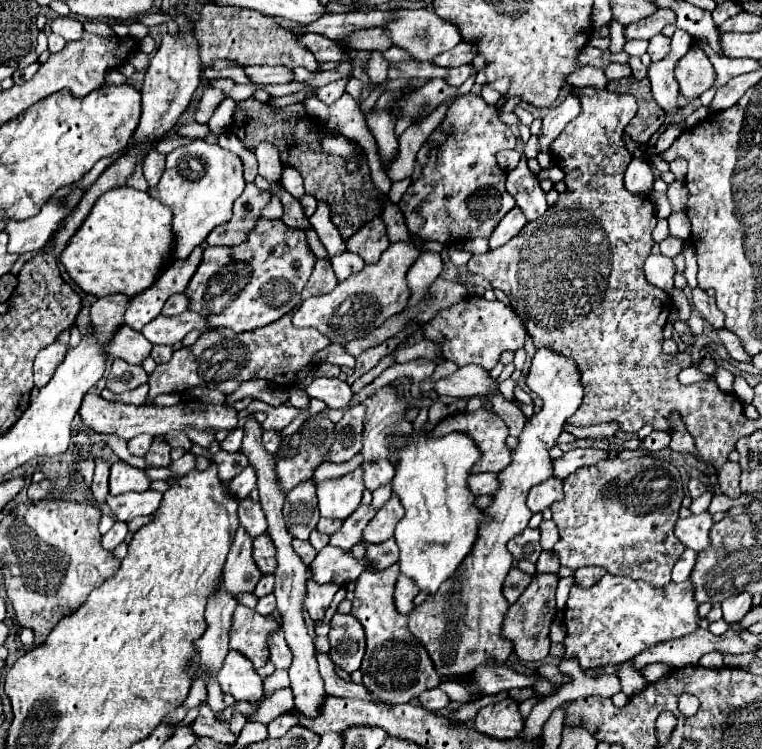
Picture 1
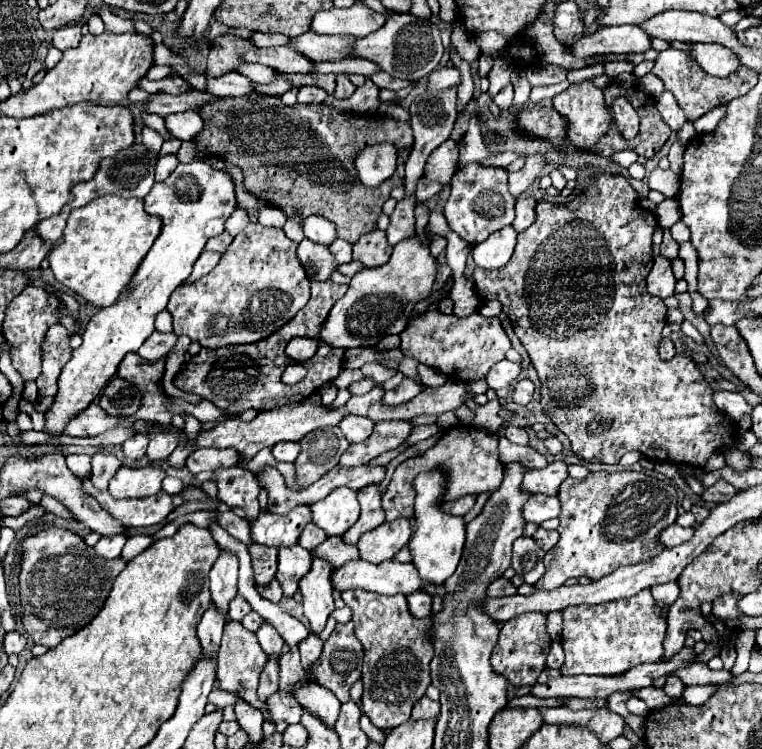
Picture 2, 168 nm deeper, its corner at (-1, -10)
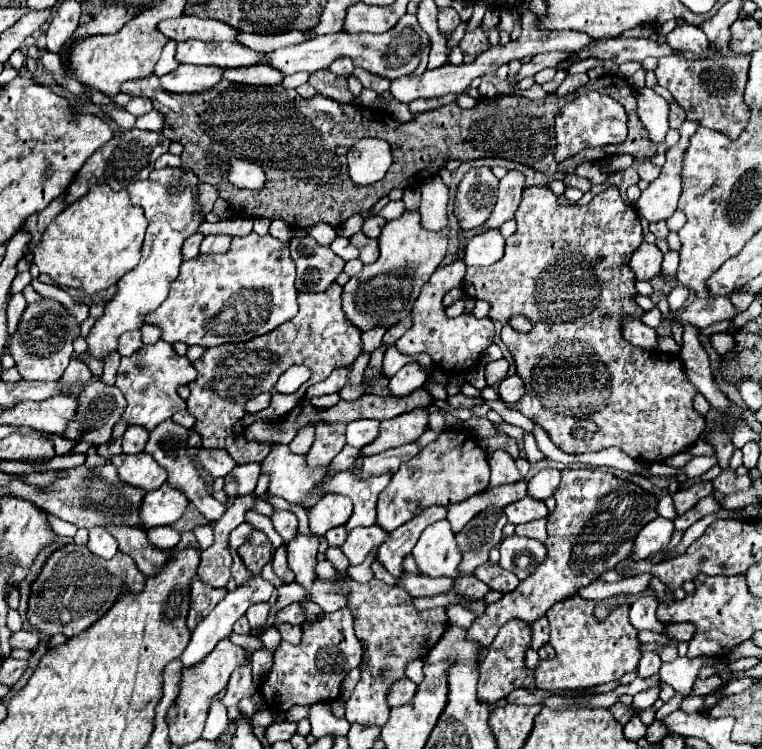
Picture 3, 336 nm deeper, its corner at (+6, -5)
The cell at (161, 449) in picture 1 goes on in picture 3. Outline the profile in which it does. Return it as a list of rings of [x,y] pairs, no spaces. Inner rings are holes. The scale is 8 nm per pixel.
[[[163,340],[151,346],[143,346],[141,350],[137,350],[137,354],[129,358],[121,358],[115,386],[121,388],[127,398],[127,410],[123,414],[123,420],[127,420],[129,424],[143,426],[147,432],[151,432],[157,424],[171,418],[175,412],[185,410],[185,400],[181,400],[177,388],[195,380],[195,376],[197,372],[191,362],[185,356],[177,356],[173,348]]]

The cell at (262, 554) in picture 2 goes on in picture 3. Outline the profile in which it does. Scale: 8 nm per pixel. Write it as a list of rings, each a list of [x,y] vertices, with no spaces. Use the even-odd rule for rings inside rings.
[[[253,530],[253,534],[249,536],[249,540],[243,546],[239,546],[237,552],[239,552],[241,560],[245,562],[245,566],[255,576],[259,576],[261,568],[271,560],[273,546],[271,546],[271,540],[261,530]]]

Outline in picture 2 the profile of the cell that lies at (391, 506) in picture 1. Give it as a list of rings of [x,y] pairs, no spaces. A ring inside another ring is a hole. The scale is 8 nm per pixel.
[[[396,519],[392,523],[382,523],[380,529],[364,533],[358,541],[358,551],[360,551],[360,559],[368,561],[368,563],[382,563],[388,561],[396,555],[396,551],[400,551],[408,539],[412,535],[412,527],[408,519]]]

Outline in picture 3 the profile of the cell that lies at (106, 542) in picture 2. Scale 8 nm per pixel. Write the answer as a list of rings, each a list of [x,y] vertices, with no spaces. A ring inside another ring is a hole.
[[[97,526],[97,528],[91,528],[91,530],[89,530],[87,548],[89,548],[93,554],[109,560],[109,558],[113,558],[115,552],[117,552],[117,540],[115,540],[105,528]]]

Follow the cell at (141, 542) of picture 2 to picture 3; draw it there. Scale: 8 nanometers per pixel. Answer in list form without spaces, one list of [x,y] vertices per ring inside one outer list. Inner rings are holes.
[[[159,526],[159,528],[149,528],[147,530],[147,538],[149,542],[155,542],[157,548],[163,548],[163,550],[169,550],[169,548],[175,548],[177,542],[179,542],[179,532],[169,528],[169,526]]]

